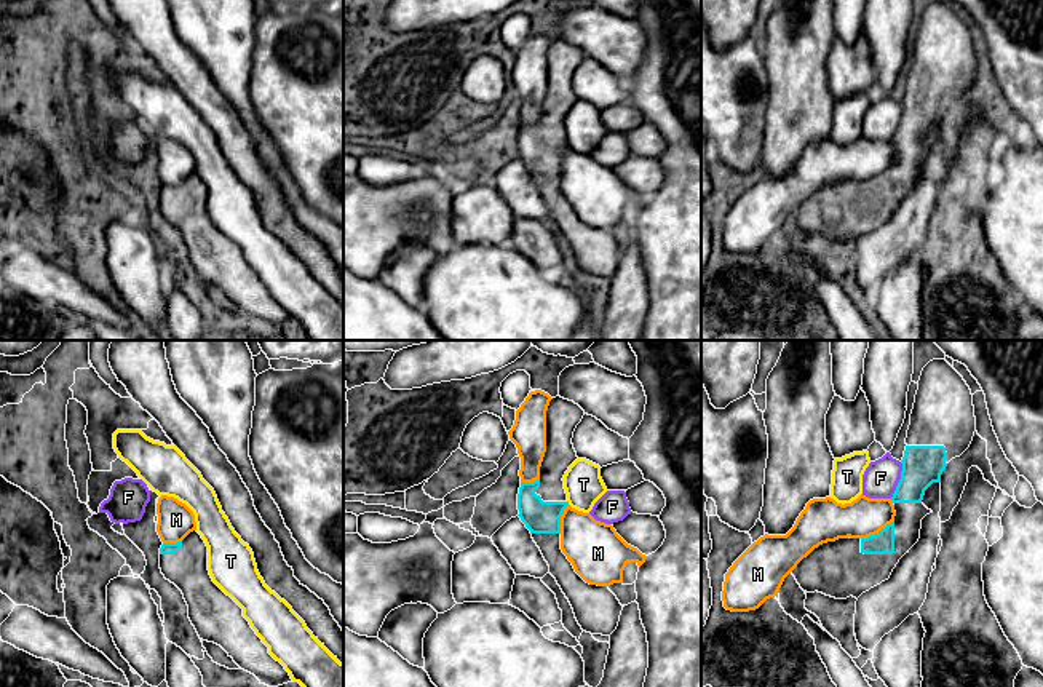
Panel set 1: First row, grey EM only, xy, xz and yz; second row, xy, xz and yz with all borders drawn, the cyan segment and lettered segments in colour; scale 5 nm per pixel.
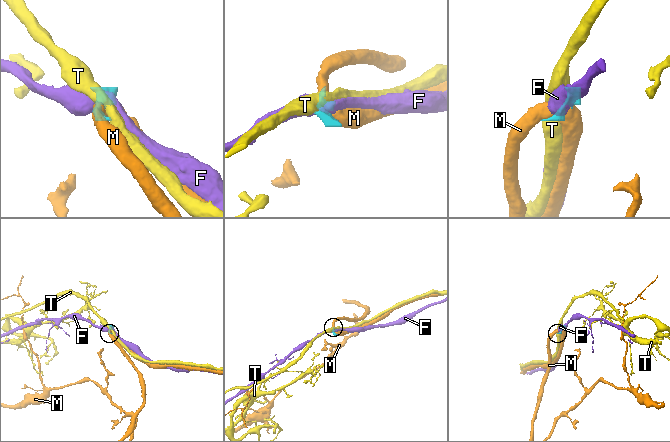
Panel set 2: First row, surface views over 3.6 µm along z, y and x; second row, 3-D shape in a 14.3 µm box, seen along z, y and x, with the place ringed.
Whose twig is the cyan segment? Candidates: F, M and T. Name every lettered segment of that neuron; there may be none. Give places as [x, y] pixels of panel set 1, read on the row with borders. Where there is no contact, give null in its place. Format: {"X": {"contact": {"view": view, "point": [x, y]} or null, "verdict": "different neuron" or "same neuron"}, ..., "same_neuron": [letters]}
{"F": {"contact": {"view": "yz", "point": [900, 481]}, "verdict": "different neuron"}, "M": {"contact": {"view": "yz", "point": [879, 532]}, "verdict": "different neuron"}, "T": {"contact": {"view": "xz", "point": [567, 504]}, "verdict": "different neuron"}, "same_neuron": []}

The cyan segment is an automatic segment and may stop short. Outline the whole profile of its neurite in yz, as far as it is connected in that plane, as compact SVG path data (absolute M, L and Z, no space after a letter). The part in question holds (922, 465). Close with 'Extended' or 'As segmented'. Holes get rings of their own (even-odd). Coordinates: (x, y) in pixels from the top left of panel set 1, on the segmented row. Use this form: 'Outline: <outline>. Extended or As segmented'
Outline: M930 361L920 375L906 451L901 460L902 471L893 497L894 521L867 538L839 538L815 548L791 572L807 593L823 593L835 599L863 593L888 580L899 559L918 542L922 519L933 513L922 500L933 482L941 482L947 463L960 457L971 444L976 431L973 395L963 377L946 361Z. Extended

